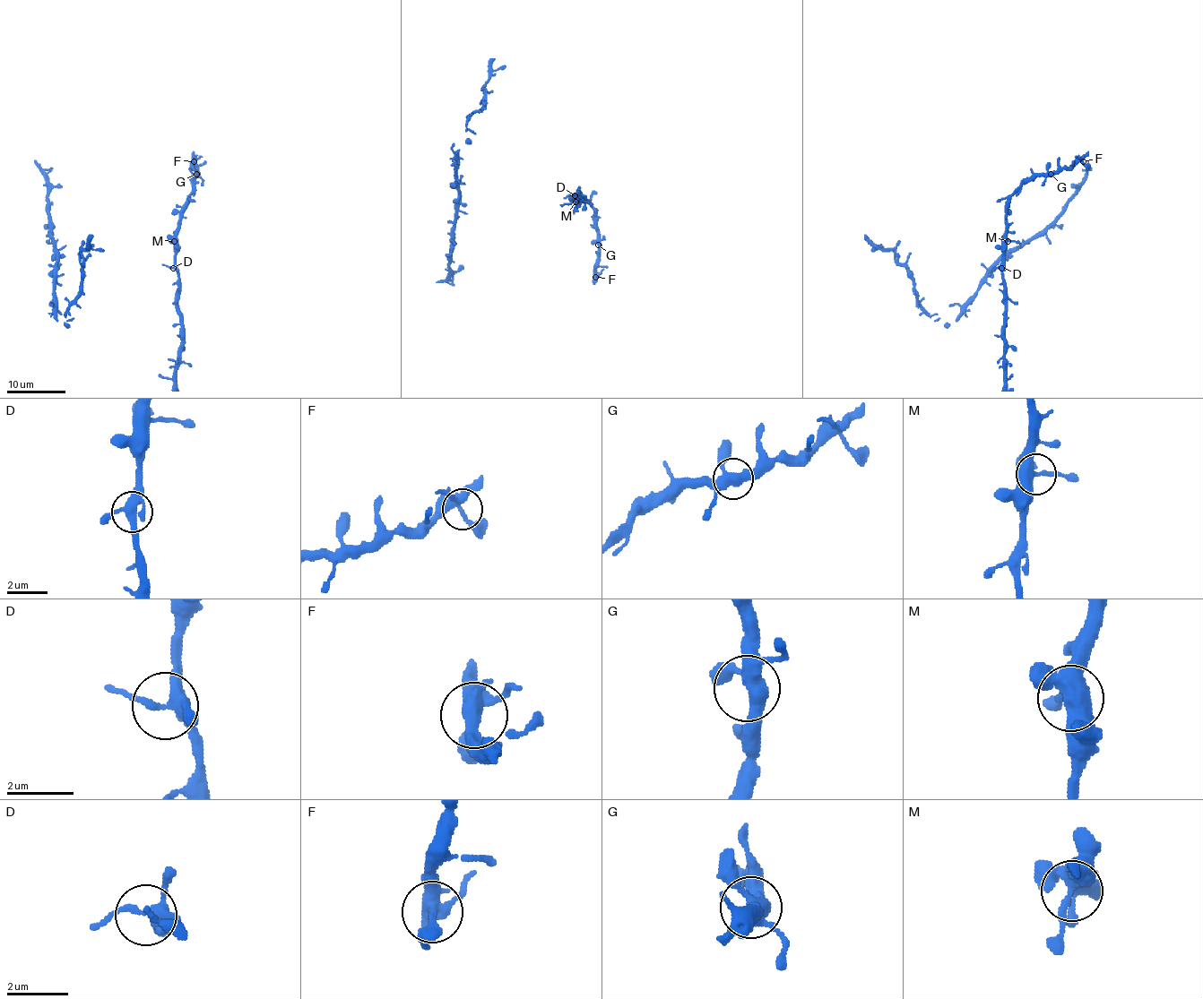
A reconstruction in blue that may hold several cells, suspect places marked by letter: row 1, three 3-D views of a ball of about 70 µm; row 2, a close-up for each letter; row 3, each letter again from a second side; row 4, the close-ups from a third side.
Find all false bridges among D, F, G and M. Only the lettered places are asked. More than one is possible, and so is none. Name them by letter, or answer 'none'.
none

